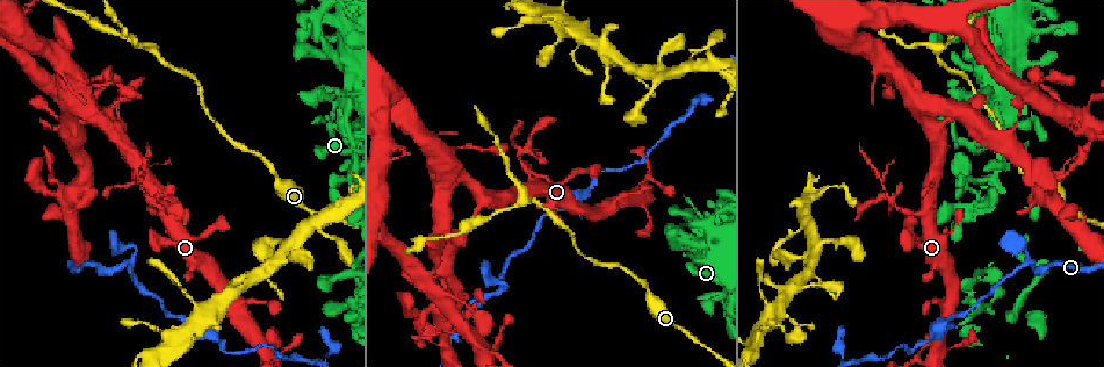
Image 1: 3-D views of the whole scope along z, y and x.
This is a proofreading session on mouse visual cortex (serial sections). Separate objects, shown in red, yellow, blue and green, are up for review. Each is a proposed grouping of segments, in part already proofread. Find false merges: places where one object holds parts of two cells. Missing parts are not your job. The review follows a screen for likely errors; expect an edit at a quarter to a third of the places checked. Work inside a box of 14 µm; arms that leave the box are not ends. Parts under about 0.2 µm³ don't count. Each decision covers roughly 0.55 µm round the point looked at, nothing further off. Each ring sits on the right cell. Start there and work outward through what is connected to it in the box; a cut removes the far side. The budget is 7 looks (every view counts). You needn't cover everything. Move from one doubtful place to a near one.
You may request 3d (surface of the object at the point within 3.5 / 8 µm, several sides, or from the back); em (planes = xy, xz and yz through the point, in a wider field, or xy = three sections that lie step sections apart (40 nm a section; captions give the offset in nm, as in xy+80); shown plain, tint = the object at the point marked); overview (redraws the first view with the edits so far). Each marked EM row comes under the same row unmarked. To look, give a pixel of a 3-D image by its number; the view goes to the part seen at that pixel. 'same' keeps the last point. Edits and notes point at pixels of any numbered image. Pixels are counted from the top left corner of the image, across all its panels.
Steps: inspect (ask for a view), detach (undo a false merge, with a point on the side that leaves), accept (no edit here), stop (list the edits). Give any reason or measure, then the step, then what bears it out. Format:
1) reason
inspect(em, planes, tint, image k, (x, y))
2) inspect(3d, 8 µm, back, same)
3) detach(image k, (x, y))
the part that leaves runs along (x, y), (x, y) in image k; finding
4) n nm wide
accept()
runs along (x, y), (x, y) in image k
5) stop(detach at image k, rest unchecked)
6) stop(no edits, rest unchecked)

narrows sharply
inspect(3d, 8 µm, image 1, (968, 177))

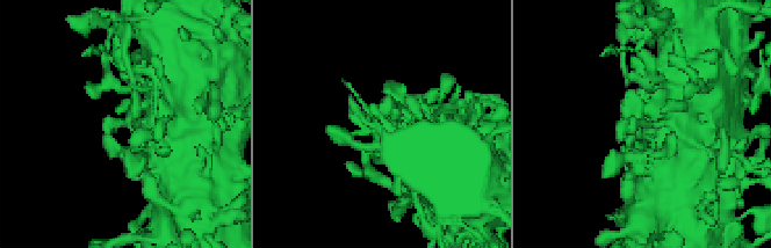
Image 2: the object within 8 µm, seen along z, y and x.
inspect(em, xy, step 3, tint, image 2, (644, 121))

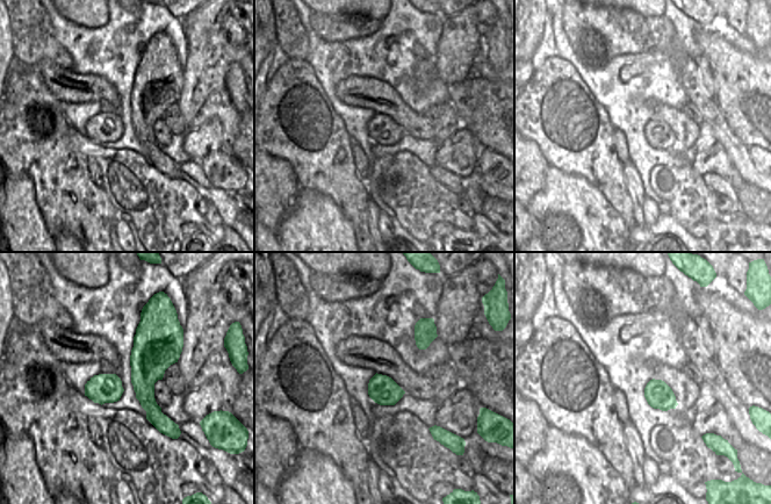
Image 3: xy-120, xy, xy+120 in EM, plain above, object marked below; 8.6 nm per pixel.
accept()
runs along (633, 96), (638, 121), (669, 123) in image 2; all the same cell

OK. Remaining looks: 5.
a narrow waist
inspect(3d, 3.5 µm, image 1, (149, 209))

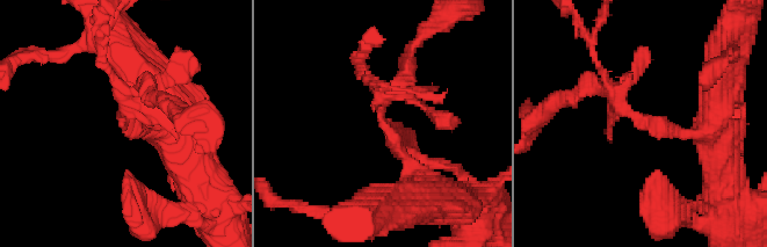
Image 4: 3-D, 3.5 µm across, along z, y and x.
shape alone is not enough
inspect(em, xy, step 5, tint, image 4, (634, 118))

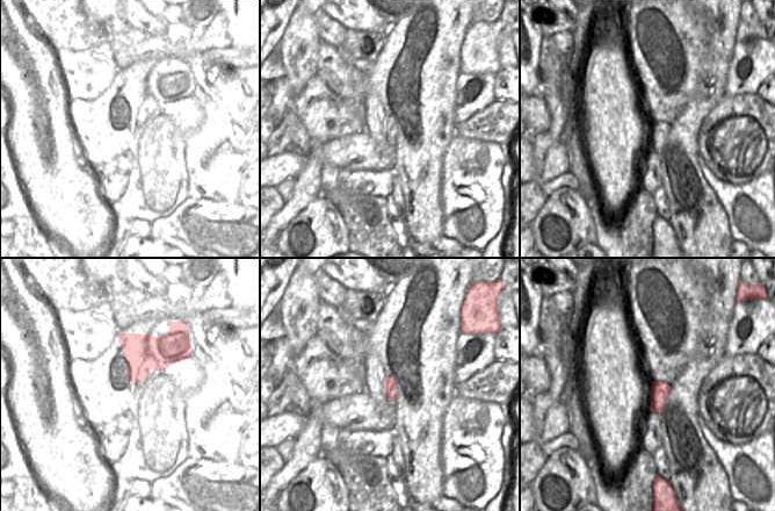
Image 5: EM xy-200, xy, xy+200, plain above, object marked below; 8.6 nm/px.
accept()
runs along (418, 188), (382, 123), (411, 60) in image 4; continuous, no second cell

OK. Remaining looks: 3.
abrupt turn
inspect(3d, 8 µm, image 1, (127, 261))

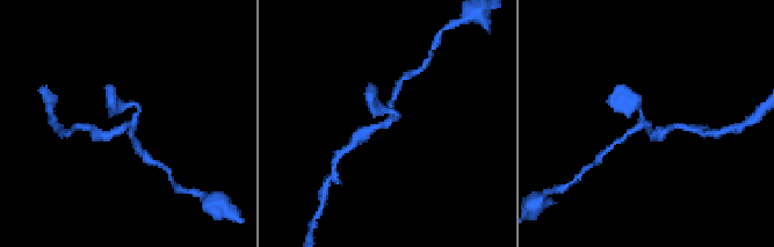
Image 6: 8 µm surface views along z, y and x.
zoom in
inspect(3d, 3.5 µm, image 6, (127, 125))

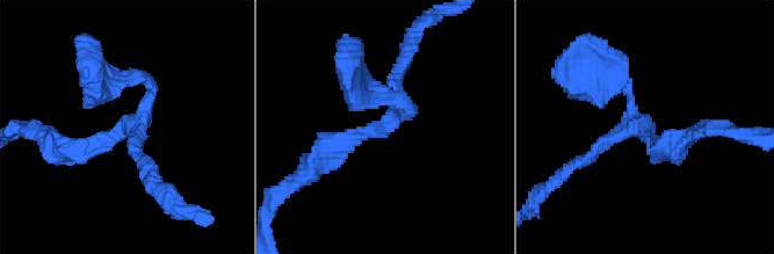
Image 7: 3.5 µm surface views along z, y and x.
need the tissue
inspect(em, xy, step 2, tint, image 7, (635, 126))

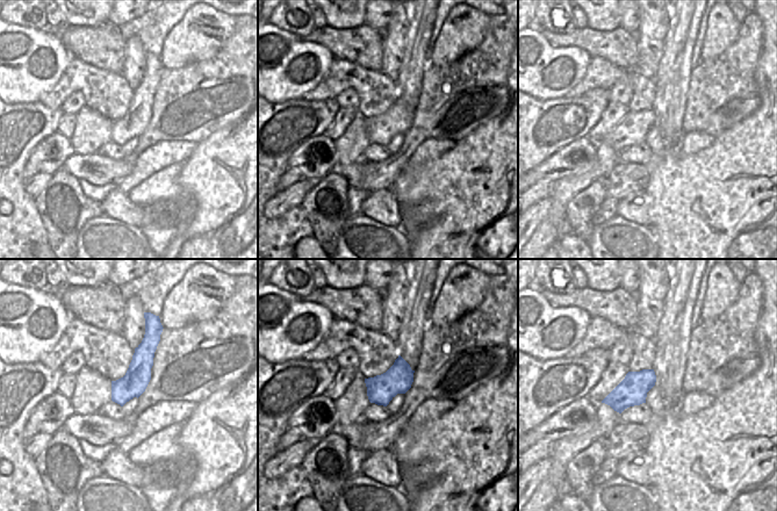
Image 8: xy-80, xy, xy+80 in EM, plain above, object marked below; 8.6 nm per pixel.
accept()
runs along (326, 151), (393, 116), (404, 59) in image 7; one cell here

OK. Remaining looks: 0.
stop(no edits, rest unchecked)

